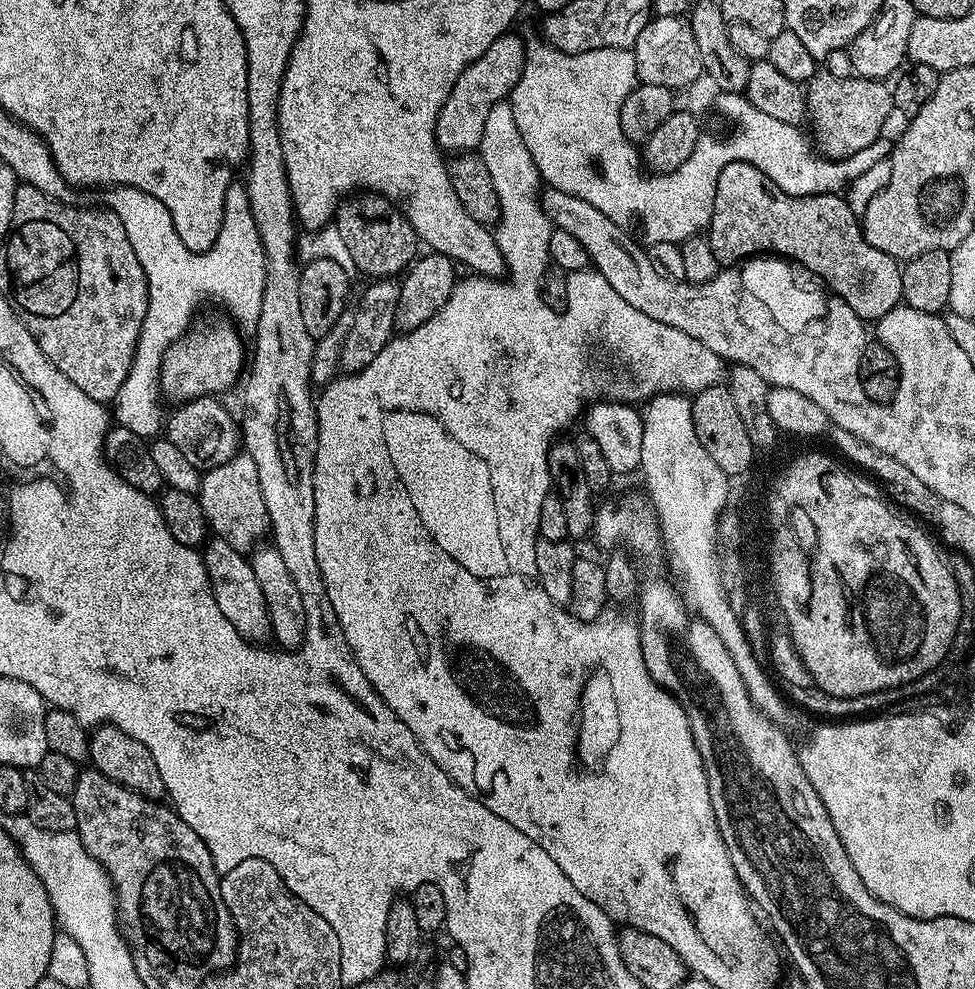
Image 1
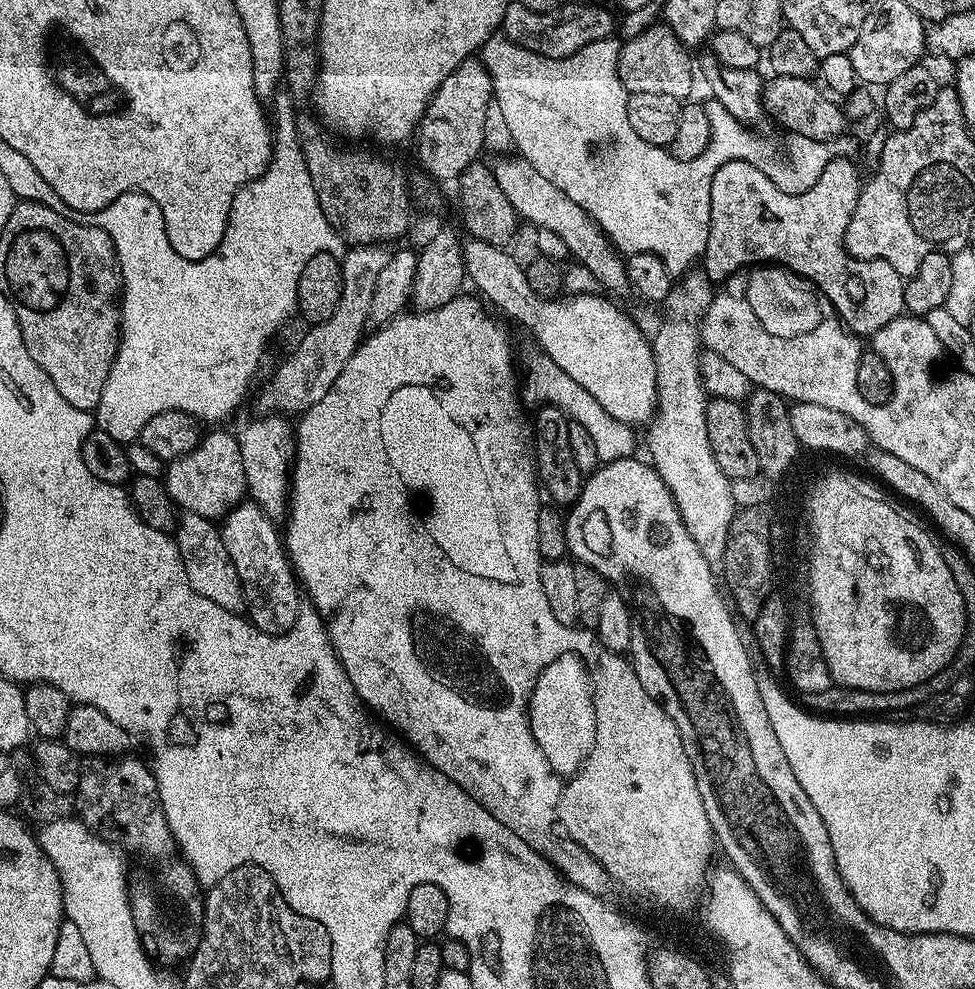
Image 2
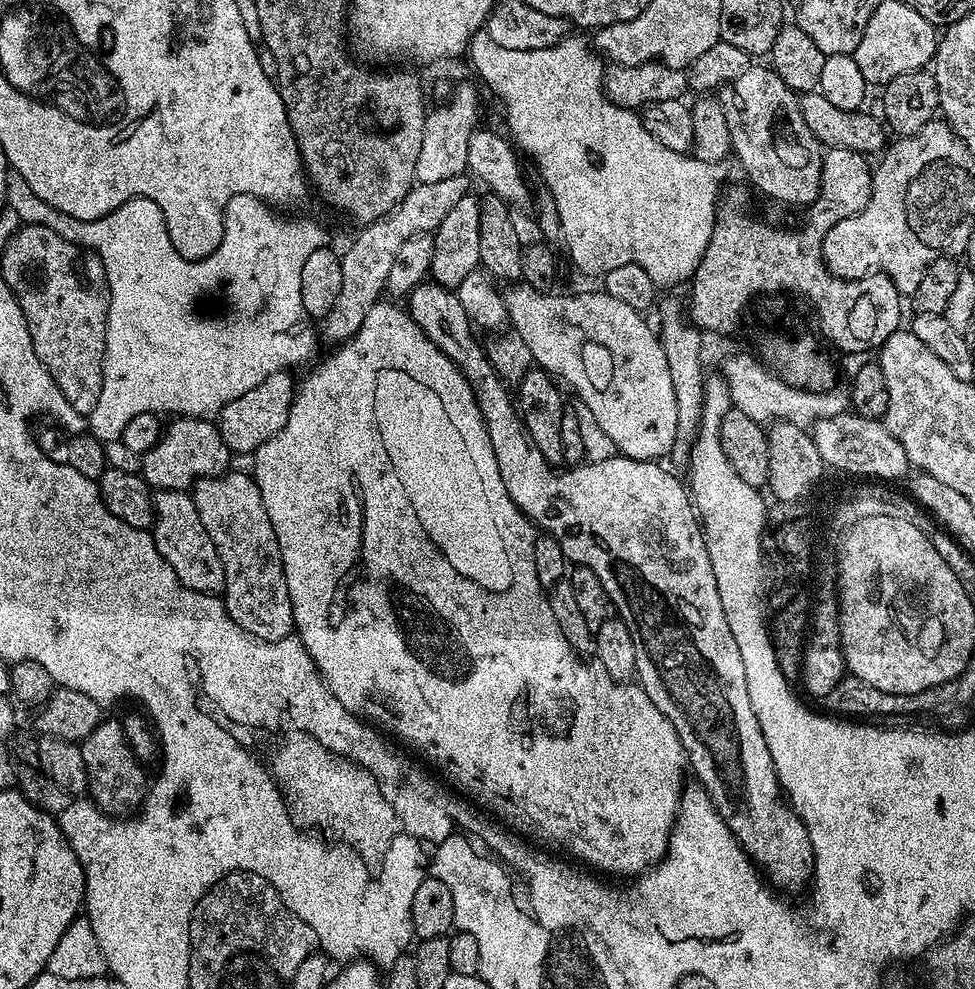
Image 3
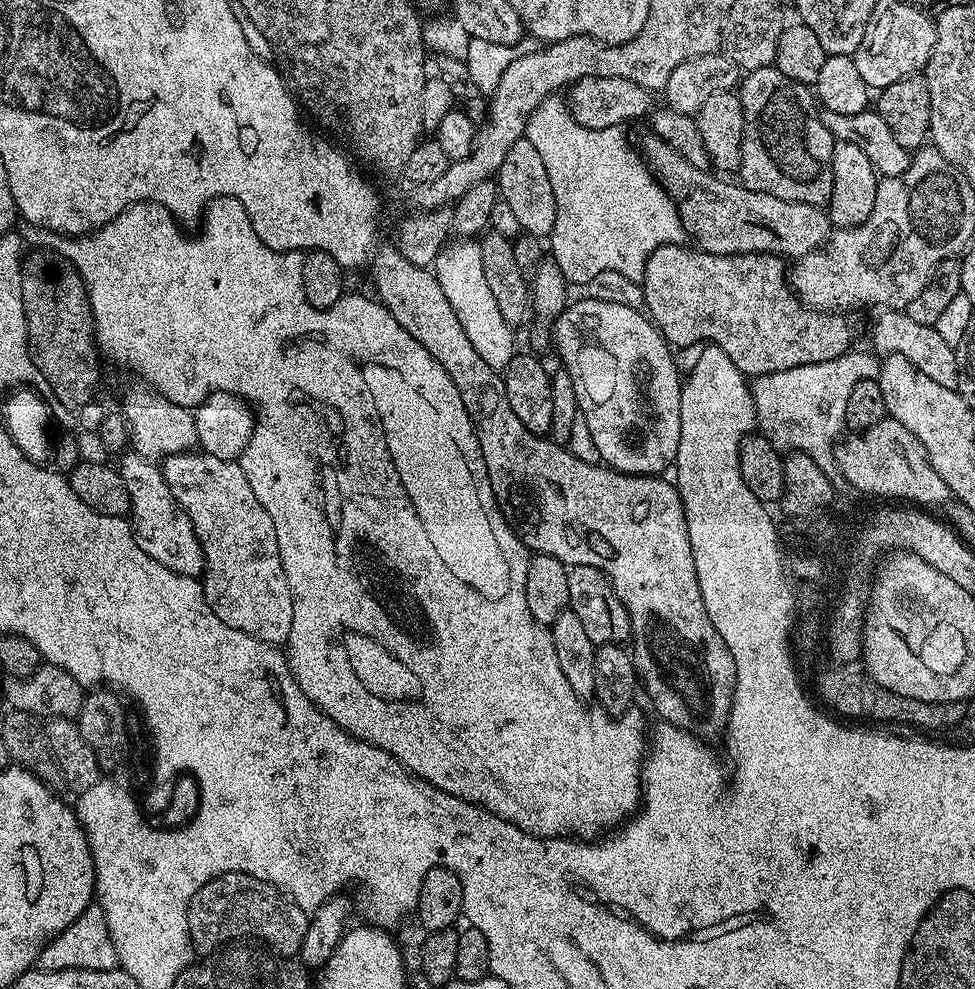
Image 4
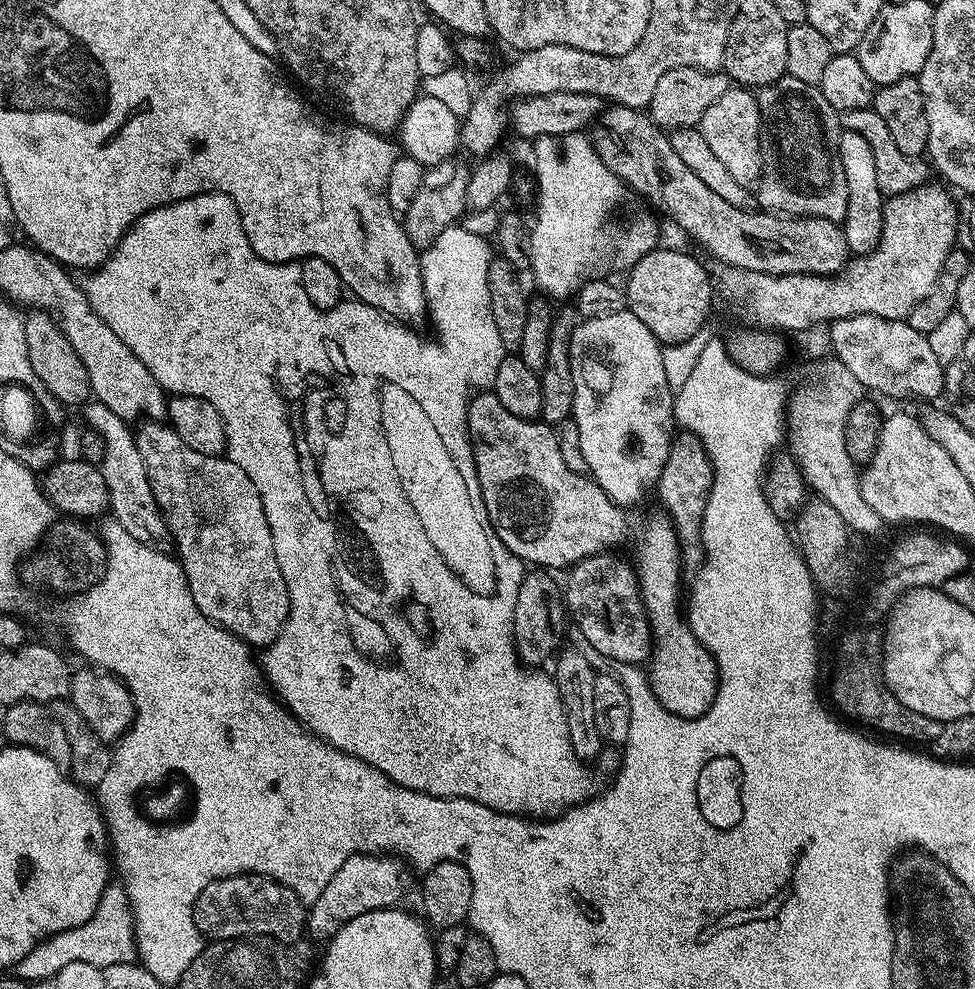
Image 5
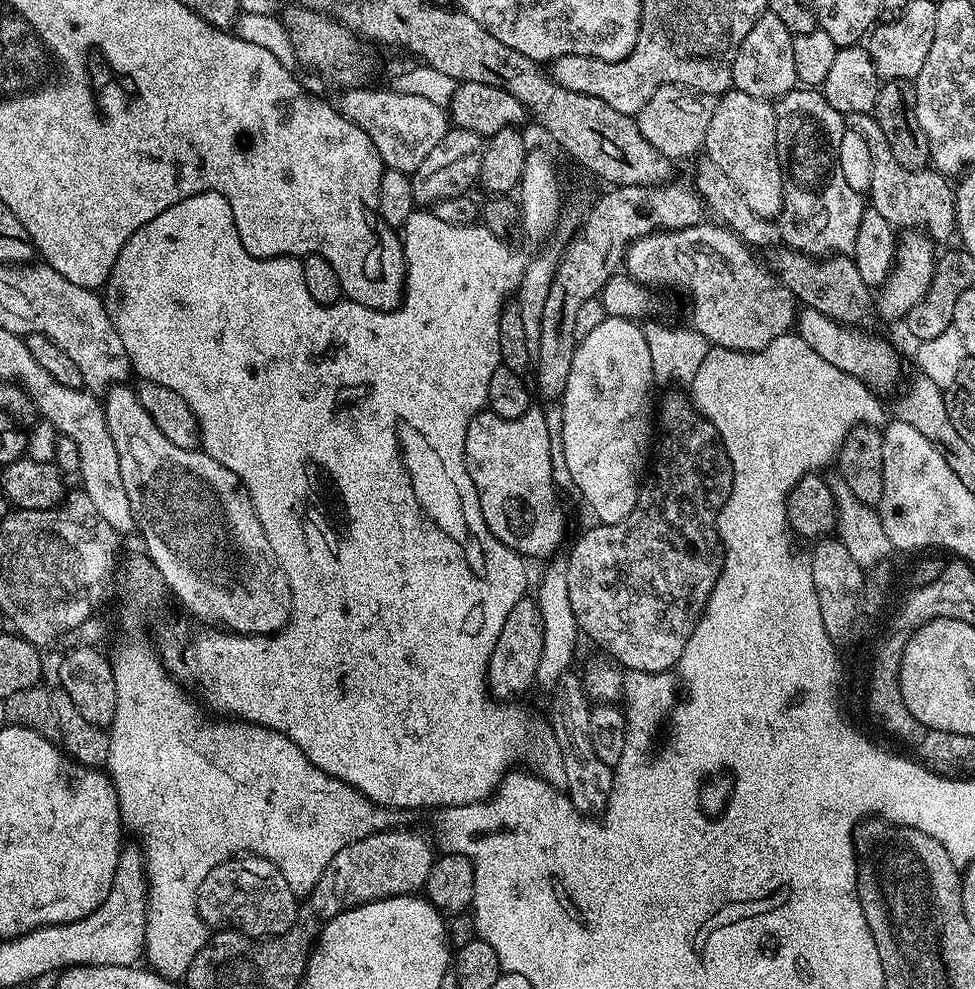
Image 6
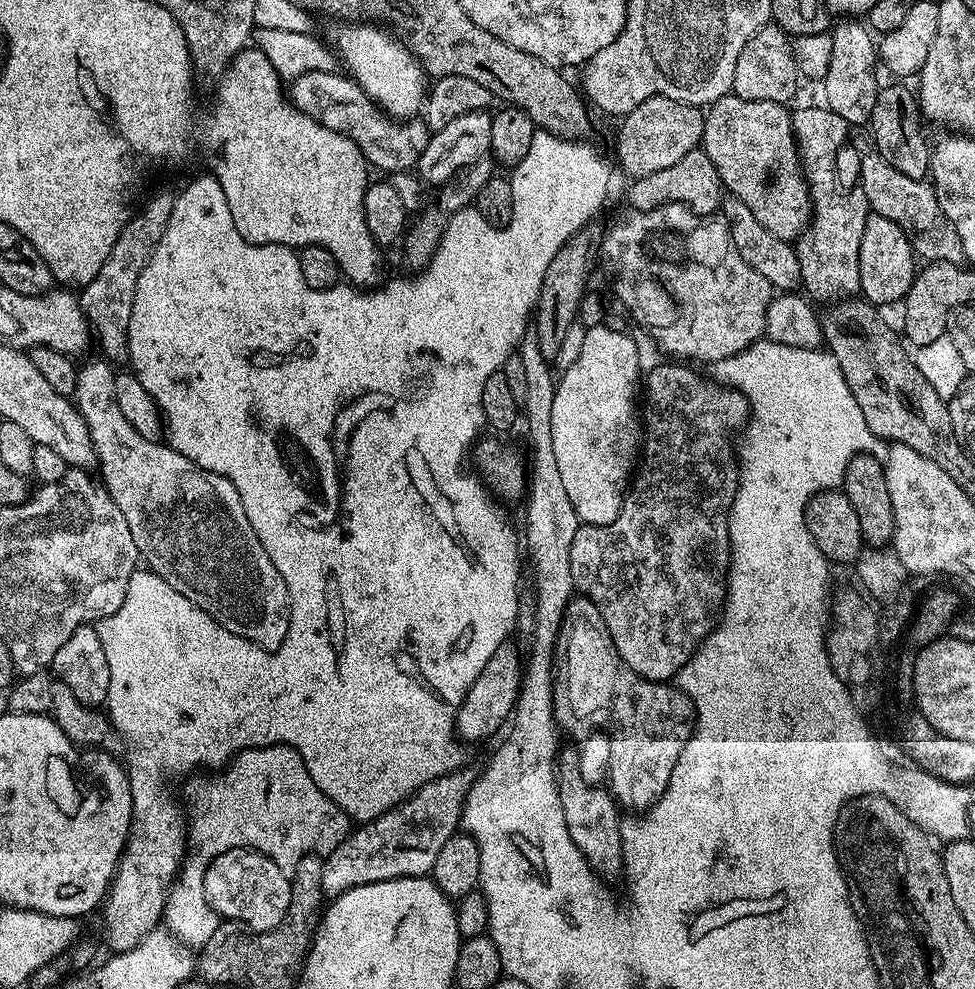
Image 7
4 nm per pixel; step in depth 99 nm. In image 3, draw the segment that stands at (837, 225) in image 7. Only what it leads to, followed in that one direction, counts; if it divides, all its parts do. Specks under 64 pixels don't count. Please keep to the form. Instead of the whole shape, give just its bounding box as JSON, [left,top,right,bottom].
[719,66,826,204]

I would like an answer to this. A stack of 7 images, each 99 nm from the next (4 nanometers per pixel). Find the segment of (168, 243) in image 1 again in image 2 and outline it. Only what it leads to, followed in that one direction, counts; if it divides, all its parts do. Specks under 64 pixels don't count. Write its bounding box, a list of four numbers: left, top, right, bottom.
[86,175,292,446]

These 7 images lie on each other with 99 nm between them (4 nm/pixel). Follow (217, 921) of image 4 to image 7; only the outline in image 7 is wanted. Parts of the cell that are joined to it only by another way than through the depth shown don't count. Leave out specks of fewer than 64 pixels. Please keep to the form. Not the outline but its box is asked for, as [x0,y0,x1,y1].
[203,848,292,932]

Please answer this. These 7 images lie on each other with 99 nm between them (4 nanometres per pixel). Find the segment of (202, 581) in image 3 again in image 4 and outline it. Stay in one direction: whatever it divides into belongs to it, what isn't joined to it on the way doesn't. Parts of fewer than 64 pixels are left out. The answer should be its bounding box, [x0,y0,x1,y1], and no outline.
[118,450,204,577]

